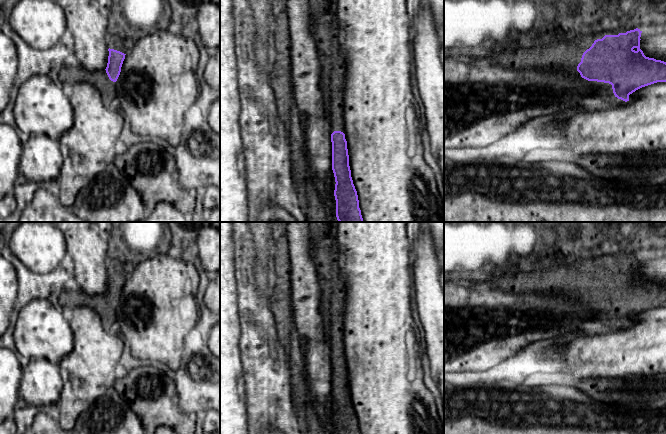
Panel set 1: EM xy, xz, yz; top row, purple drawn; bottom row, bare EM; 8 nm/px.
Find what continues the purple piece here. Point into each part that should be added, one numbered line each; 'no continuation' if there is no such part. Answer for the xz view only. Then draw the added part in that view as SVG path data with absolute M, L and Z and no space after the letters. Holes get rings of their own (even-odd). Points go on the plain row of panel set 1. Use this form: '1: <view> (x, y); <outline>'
1: xz (324, 250); M311 222L312 256L318 268L322 289L320 313L324 320L324 332L334 355L345 357L343 346L344 283L339 273L339 252L336 246L337 222Z

